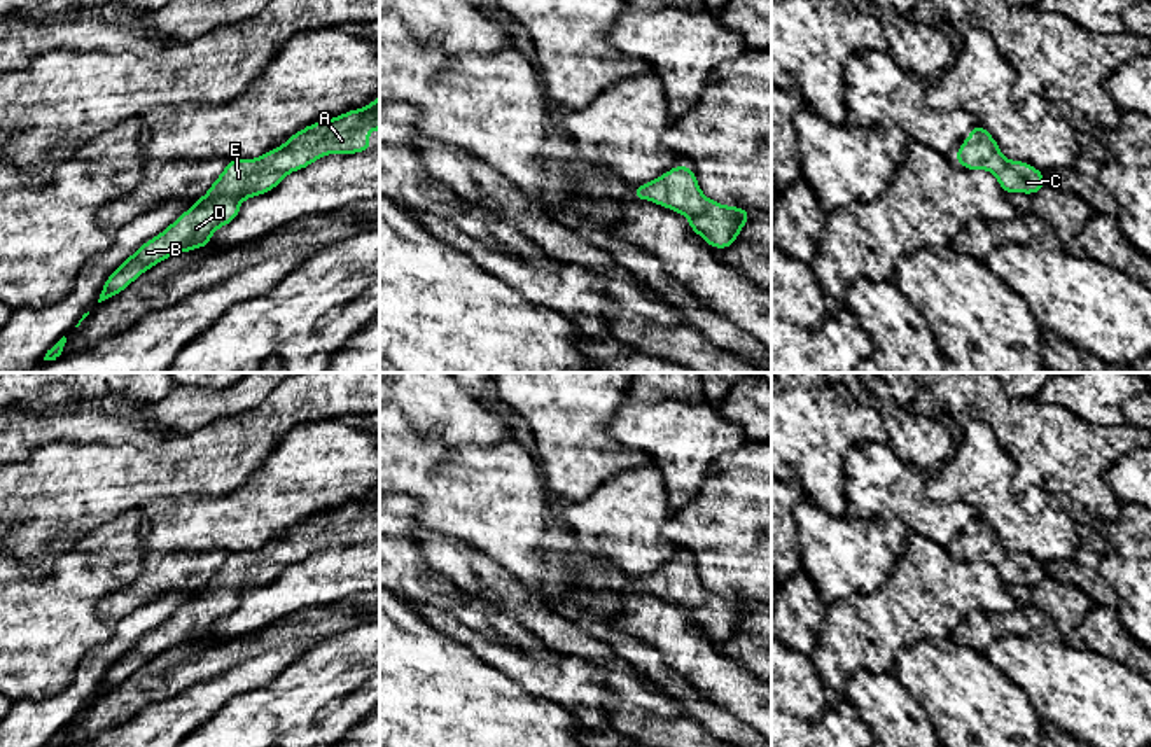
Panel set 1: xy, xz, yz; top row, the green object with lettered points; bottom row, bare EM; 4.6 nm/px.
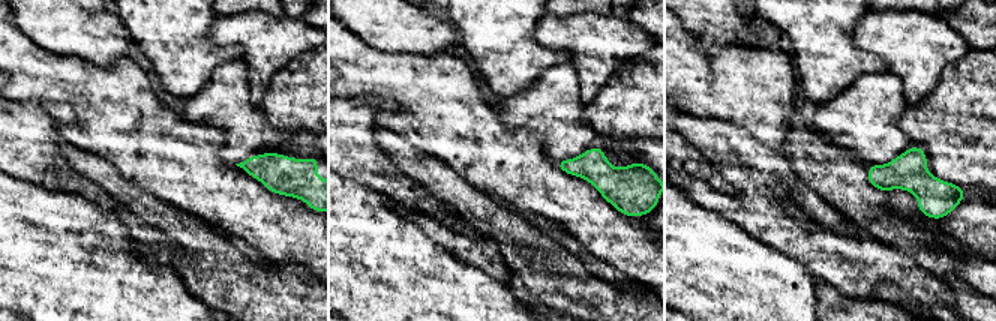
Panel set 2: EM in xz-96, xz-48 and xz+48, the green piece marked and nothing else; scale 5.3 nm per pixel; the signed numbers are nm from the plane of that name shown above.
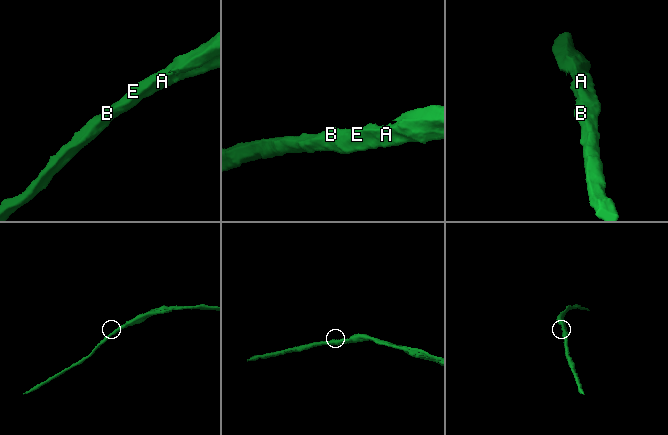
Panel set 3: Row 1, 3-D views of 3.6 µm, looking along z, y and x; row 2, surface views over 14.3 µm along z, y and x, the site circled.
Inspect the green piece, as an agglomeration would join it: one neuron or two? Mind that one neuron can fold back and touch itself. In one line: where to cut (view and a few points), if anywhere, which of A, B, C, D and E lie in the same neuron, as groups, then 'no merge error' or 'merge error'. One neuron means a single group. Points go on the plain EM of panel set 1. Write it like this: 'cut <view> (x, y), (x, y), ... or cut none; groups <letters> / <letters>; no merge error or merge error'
cut none; groups A B C D E; no merge error

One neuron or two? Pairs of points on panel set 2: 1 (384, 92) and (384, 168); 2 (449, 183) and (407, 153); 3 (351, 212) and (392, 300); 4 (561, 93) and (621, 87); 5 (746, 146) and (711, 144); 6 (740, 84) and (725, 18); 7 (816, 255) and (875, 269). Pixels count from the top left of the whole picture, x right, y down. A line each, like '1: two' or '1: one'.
1: two
2: one
3: one
4: two
5: one
6: two
7: one

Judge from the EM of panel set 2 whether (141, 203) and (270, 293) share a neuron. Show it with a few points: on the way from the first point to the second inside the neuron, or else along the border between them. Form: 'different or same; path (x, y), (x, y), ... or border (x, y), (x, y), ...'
same; path (173, 221), (186, 230), (239, 282)

